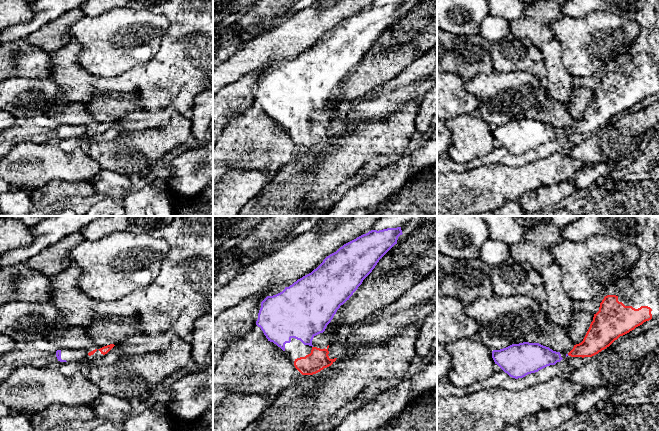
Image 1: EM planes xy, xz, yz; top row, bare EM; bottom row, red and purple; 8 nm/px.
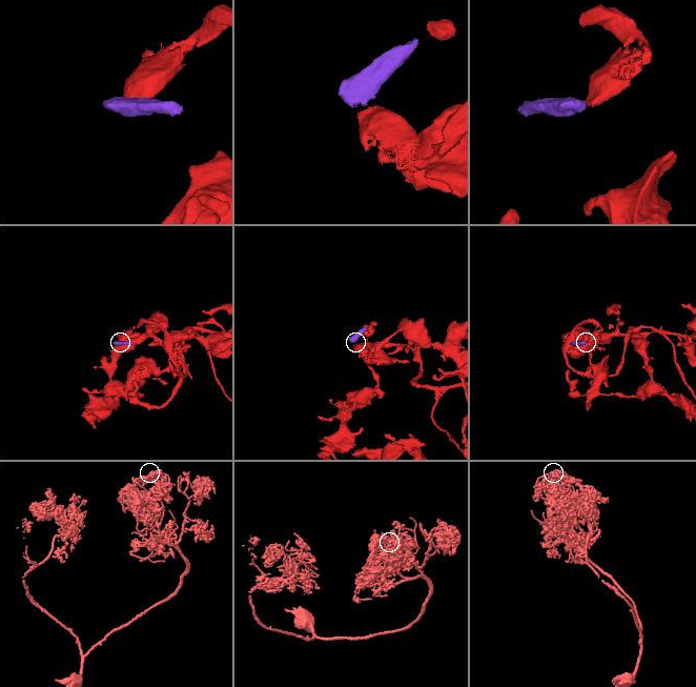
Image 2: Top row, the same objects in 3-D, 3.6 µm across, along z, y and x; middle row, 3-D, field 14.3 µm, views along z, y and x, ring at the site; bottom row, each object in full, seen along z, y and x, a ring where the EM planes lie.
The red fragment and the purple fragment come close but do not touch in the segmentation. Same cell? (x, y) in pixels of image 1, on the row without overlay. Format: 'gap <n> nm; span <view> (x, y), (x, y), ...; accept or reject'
gap 0 nm; accept

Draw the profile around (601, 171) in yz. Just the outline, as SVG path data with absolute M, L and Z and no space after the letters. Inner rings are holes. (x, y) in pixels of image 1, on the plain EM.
M605 163L597 164L594 167L586 165L572 177L571 181L575 184L577 191L593 189L597 183L610 177L612 172L613 166Z

